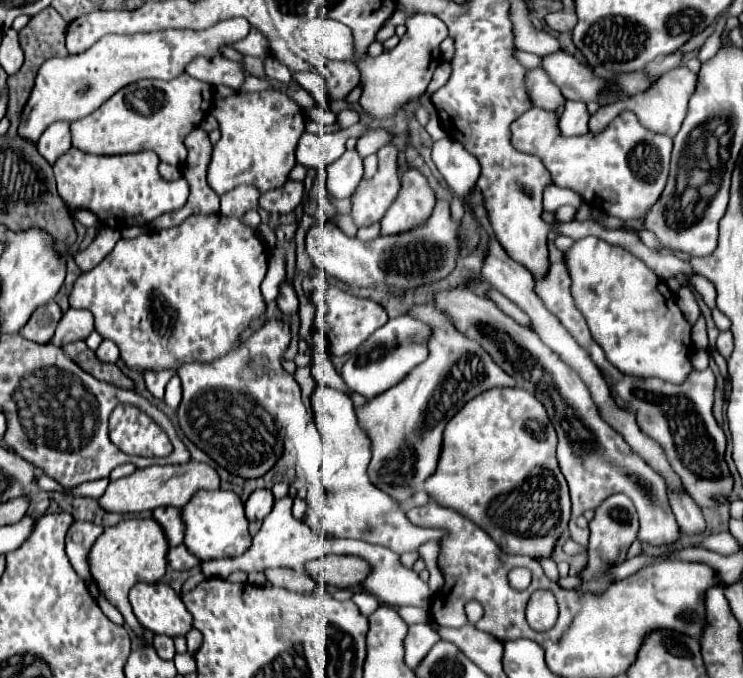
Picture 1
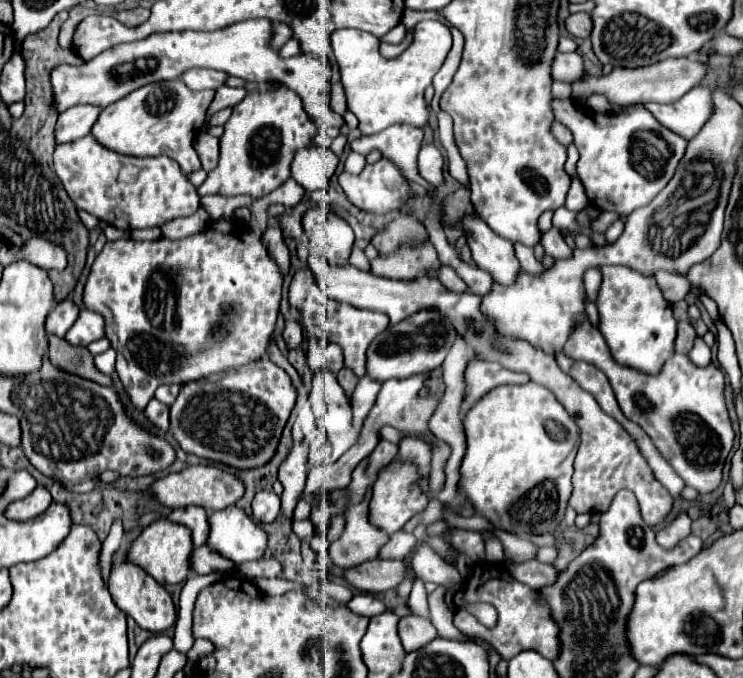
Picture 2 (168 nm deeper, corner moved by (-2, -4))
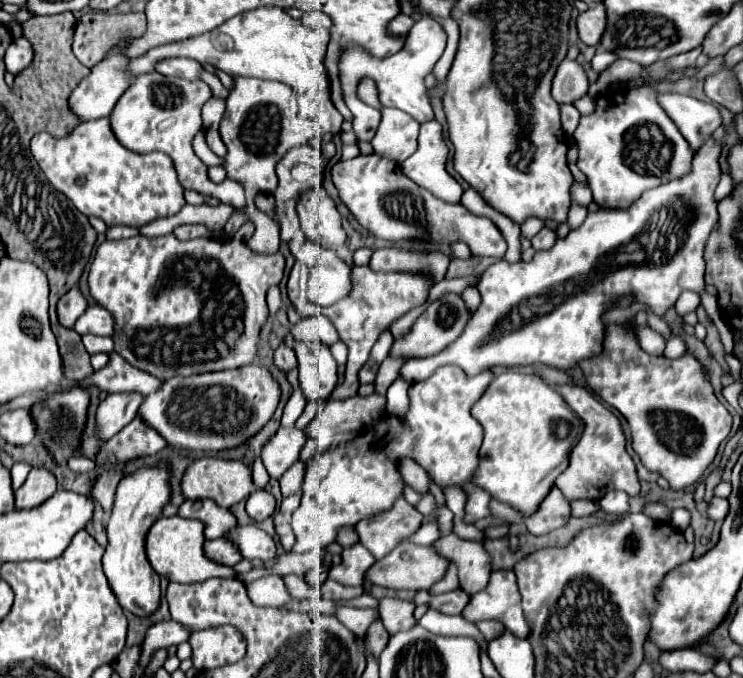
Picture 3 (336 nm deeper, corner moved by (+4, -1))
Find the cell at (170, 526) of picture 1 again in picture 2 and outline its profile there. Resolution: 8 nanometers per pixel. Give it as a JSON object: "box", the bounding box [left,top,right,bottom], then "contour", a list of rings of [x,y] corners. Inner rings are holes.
{"box":[169,506,209,546],"contour":[[[185,506],[185,508],[175,508],[169,516],[171,522],[175,524],[183,524],[191,530],[191,538],[193,538],[193,546],[203,546],[207,532],[209,532],[209,524],[207,524],[207,512],[199,506]]]}

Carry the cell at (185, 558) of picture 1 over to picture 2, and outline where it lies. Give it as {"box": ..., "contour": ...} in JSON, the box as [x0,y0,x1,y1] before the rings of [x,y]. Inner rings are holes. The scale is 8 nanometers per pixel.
{"box":[189,546,233,574],"contour":[[[209,546],[193,548],[193,554],[189,558],[189,564],[191,564],[191,572],[195,572],[195,574],[227,572],[227,570],[233,568],[233,562],[229,562],[227,558],[215,554],[213,550],[209,550]]]}

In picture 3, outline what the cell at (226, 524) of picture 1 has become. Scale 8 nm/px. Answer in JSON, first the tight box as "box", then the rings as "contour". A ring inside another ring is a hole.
{"box":[227,525,277,559],"contour":[[[247,525],[247,527],[235,527],[227,537],[231,537],[231,541],[239,547],[239,551],[243,553],[245,559],[275,559],[277,557],[277,545],[273,541],[273,537],[269,537],[263,529],[255,527],[255,525]]]}

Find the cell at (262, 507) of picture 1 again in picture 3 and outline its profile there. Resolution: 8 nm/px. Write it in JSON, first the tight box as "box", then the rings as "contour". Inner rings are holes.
{"box":[247,491,277,521],"contour":[[[255,491],[247,499],[247,513],[253,521],[265,521],[267,517],[271,517],[275,513],[275,507],[277,507],[277,501],[267,491]]]}

